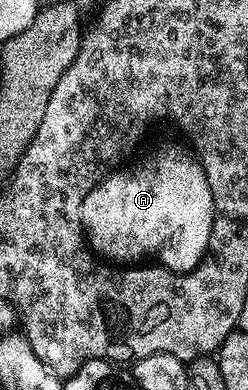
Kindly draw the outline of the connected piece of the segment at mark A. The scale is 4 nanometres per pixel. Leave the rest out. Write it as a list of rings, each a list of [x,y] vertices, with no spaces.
[[[164,144],[146,153],[137,164],[109,172],[88,191],[80,207],[80,225],[84,228],[89,249],[97,257],[120,266],[132,266],[147,261],[144,260],[147,256],[153,256],[156,259],[153,261],[159,267],[168,268],[177,274],[192,272],[199,264],[205,263],[212,243],[216,207],[203,166],[185,148],[180,144]]]

